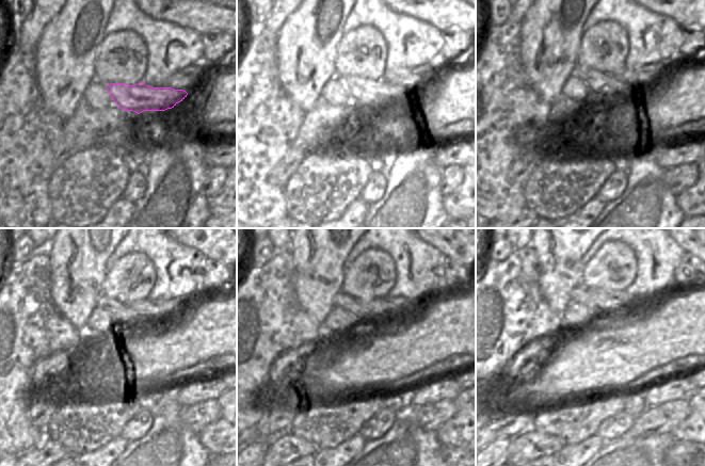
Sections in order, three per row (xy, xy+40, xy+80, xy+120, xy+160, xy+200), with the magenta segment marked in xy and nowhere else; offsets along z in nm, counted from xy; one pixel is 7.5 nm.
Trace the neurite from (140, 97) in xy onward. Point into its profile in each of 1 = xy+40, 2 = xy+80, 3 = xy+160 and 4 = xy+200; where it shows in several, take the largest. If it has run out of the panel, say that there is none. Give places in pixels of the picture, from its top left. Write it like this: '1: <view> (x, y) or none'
1: xy+40 (367, 93)
2: xy+80 (602, 86)
3: xy+160 (341, 300)
4: xy+200 (580, 294)

